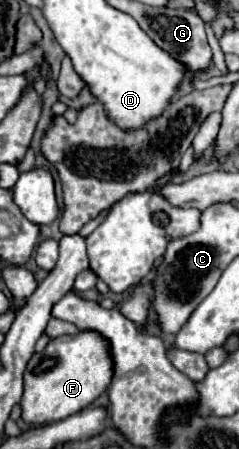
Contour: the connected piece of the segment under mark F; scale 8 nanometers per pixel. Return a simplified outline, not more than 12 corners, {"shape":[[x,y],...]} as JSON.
{"shape":[[98,331],[60,335],[24,373],[22,419],[82,411],[114,375]]}

